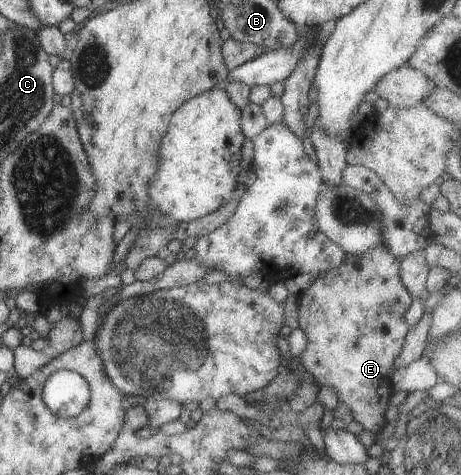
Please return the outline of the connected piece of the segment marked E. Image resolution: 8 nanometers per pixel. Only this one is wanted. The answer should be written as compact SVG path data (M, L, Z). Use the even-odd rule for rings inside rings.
M384 246L370 249L363 255L347 255L342 265L315 276L312 285L297 298L300 328L307 338L306 348L298 356L301 367L316 387L334 388L340 401L350 407L352 421L361 425L363 430L370 430L370 433L375 431L380 434L388 423L386 412L390 409L390 399L394 393L391 380L393 364L404 348L410 329L405 314L413 298L402 284L402 261L403 258L394 256Z

